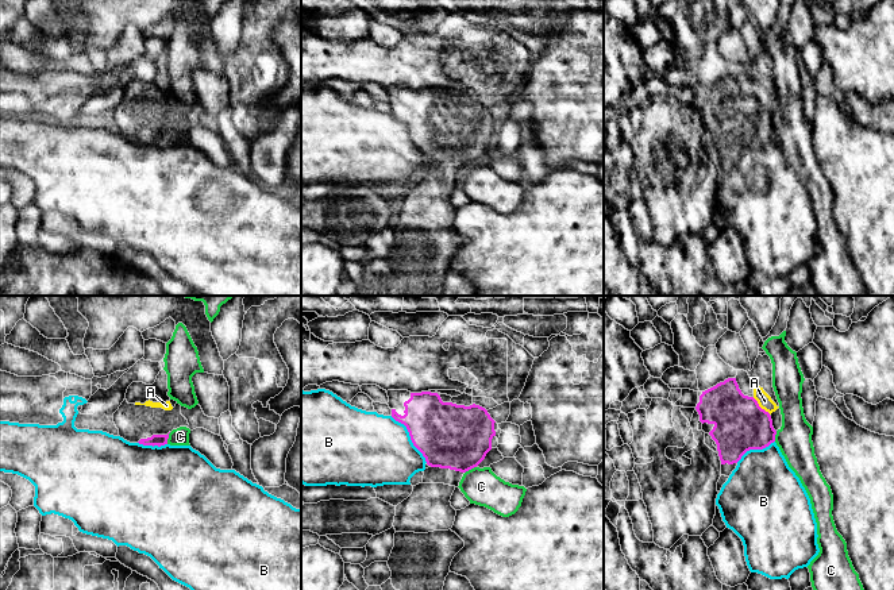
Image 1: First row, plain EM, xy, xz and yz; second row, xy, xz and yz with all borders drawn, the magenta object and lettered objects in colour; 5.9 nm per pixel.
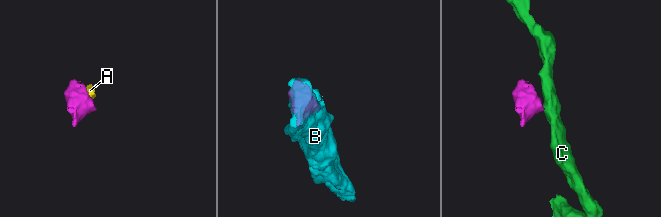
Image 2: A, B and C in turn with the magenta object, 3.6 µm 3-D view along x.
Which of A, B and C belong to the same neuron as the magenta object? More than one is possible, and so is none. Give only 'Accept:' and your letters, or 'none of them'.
Accept: A

